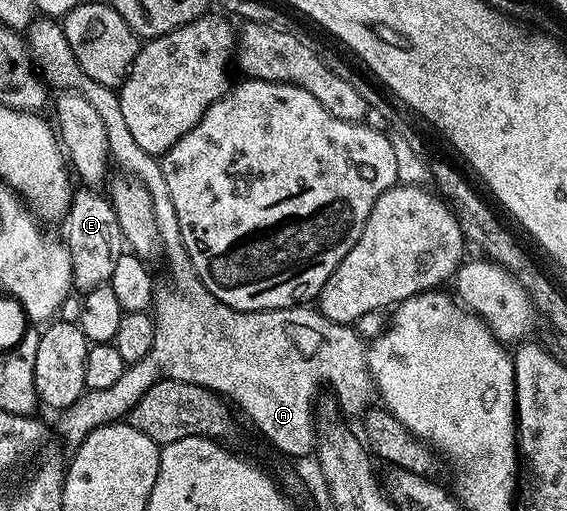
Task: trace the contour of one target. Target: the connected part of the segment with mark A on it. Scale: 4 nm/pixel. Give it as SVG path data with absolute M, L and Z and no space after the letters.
M35 18L28 28L28 44L37 70L51 88L73 89L77 94L88 97L88 101L92 101L92 105L96 105L96 113L100 113L100 117L103 118L104 125L108 129L111 160L117 166L119 163L127 176L142 183L152 201L152 213L156 217L156 233L164 248L164 255L166 251L166 263L170 266L166 280L163 283L161 280L154 292L152 314L156 329L156 341L152 341L149 357L140 360L139 363L127 366L120 381L116 381L116 385L112 385L112 389L87 390L81 399L61 412L59 419L62 420L58 423L58 431L62 434L63 441L67 443L67 448L73 449L80 446L84 437L88 437L88 433L92 433L98 427L125 420L129 416L130 410L134 408L136 401L148 389L152 389L152 385L161 378L195 383L227 397L233 404L236 404L236 407L238 403L237 410L239 412L242 410L258 426L259 433L280 454L291 455L294 459L302 459L309 451L311 454L315 450L316 396L319 394L317 391L321 383L327 383L335 391L331 392L336 396L343 416L351 417L350 415L358 414L361 416L371 406L376 395L374 379L370 376L370 366L366 360L367 340L362 340L354 332L353 326L334 323L328 317L324 317L321 311L310 305L268 309L267 311L234 311L228 305L219 303L214 298L214 294L198 279L196 269L190 263L186 247L182 244L180 221L176 217L176 205L172 205L172 196L168 194L168 181L164 181L164 169L159 156L148 153L145 149L140 149L140 145L136 145L136 140L132 138L132 132L128 130L128 124L124 121L124 113L120 109L117 90L92 81L92 77L88 77L84 73L84 69L80 69L80 65L72 53L72 45L68 45L68 37L64 37L64 29L57 18Z

